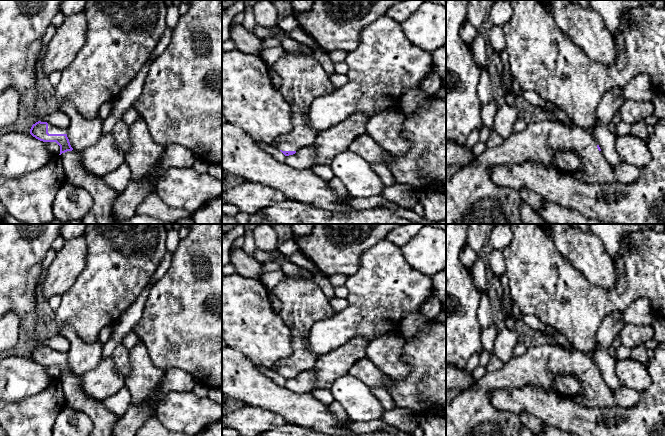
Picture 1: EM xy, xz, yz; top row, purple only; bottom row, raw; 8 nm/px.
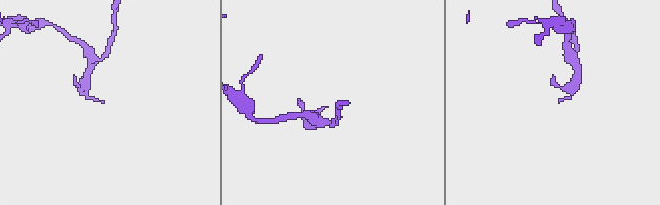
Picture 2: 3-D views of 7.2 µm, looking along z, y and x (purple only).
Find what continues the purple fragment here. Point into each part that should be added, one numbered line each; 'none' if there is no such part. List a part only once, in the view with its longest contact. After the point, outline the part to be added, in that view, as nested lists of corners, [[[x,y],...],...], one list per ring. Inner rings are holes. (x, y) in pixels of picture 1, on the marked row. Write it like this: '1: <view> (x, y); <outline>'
1: xy (52, 129); [[[48,124],[49,134],[67,134],[67,129],[56,127],[52,124]]]

